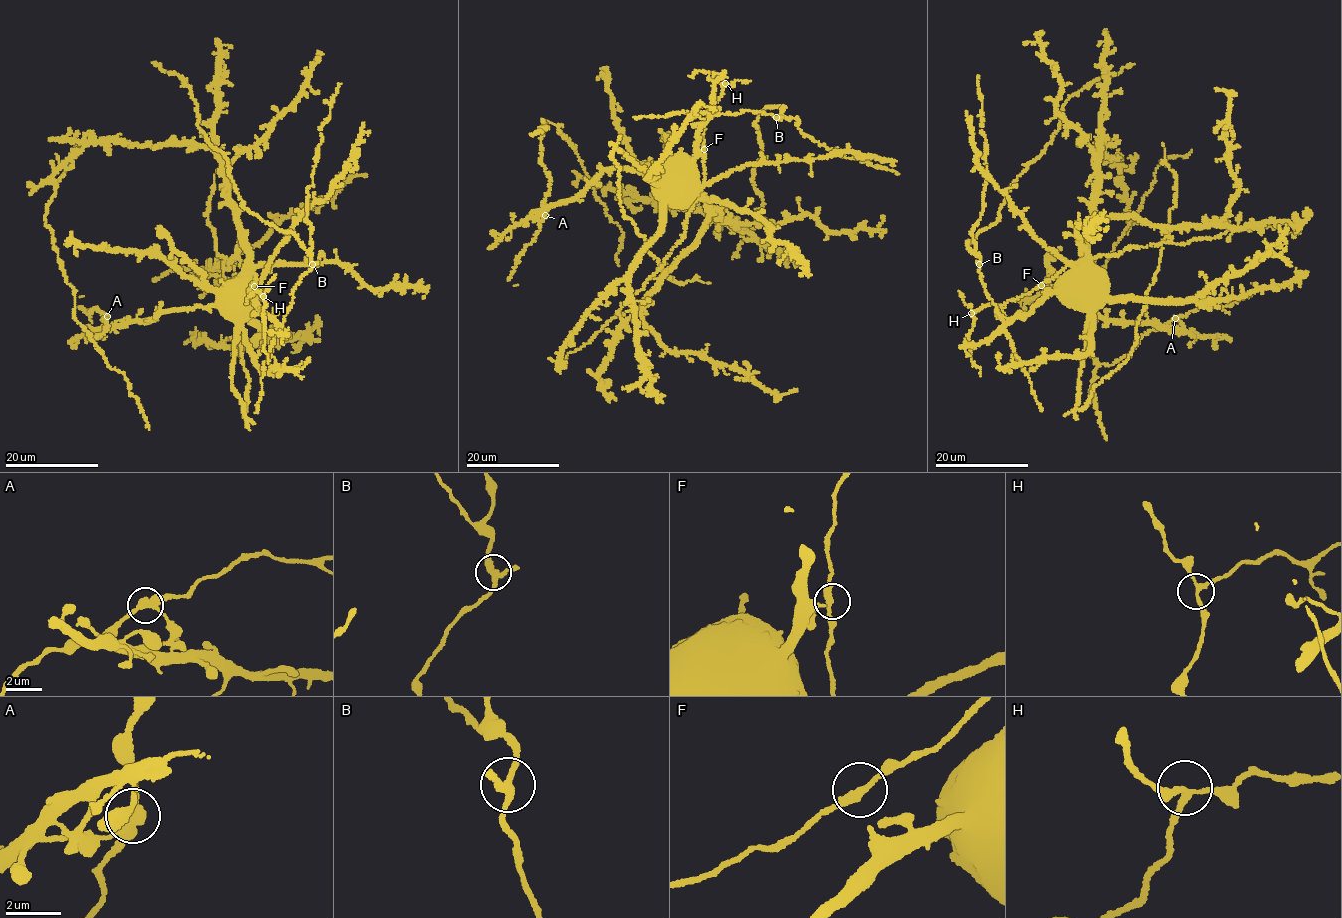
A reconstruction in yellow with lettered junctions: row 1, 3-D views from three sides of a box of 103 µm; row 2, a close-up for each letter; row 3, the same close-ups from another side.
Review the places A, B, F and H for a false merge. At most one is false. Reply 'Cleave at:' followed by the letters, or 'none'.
Cleave at: none

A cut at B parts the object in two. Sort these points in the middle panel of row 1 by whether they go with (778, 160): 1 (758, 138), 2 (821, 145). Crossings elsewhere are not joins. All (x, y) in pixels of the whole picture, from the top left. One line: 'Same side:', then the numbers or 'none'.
Same side: none

